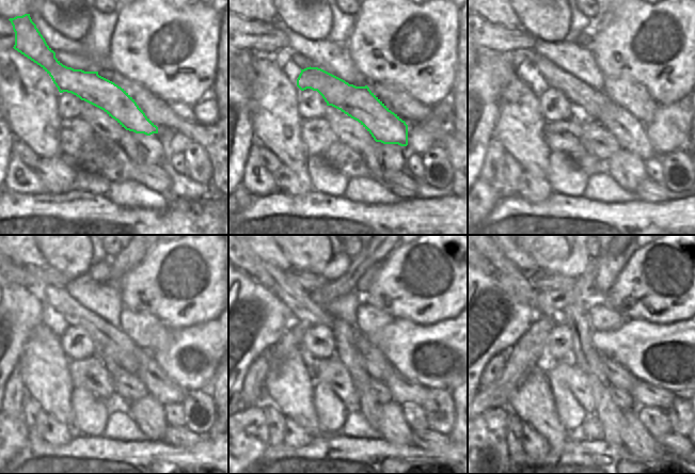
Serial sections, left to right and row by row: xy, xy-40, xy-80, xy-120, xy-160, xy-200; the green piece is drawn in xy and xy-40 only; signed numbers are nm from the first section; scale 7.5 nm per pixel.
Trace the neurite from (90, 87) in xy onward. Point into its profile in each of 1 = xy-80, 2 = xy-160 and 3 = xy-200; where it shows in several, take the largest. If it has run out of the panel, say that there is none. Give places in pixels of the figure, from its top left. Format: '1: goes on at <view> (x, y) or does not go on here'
1: goes on at xy-80 (630, 132)
2: goes on at xy-160 (403, 390)
3: goes on at xy-200 (644, 394)

